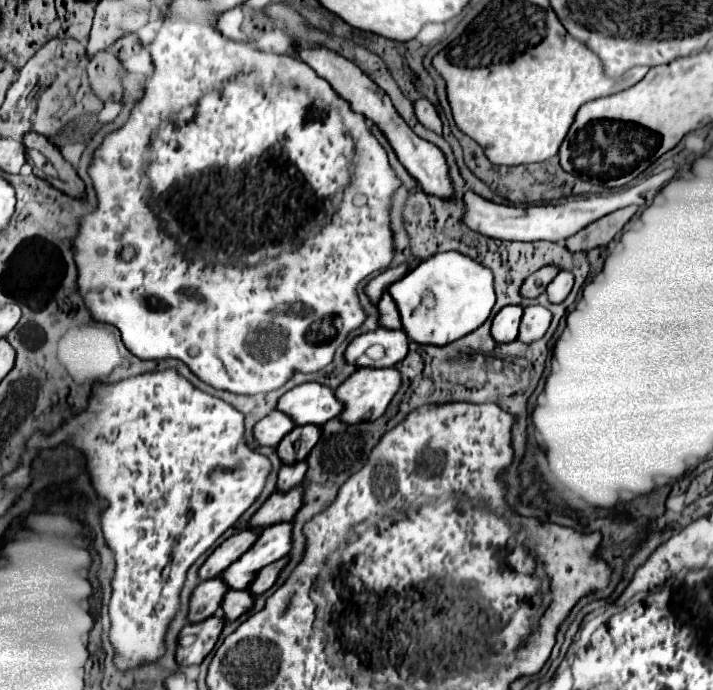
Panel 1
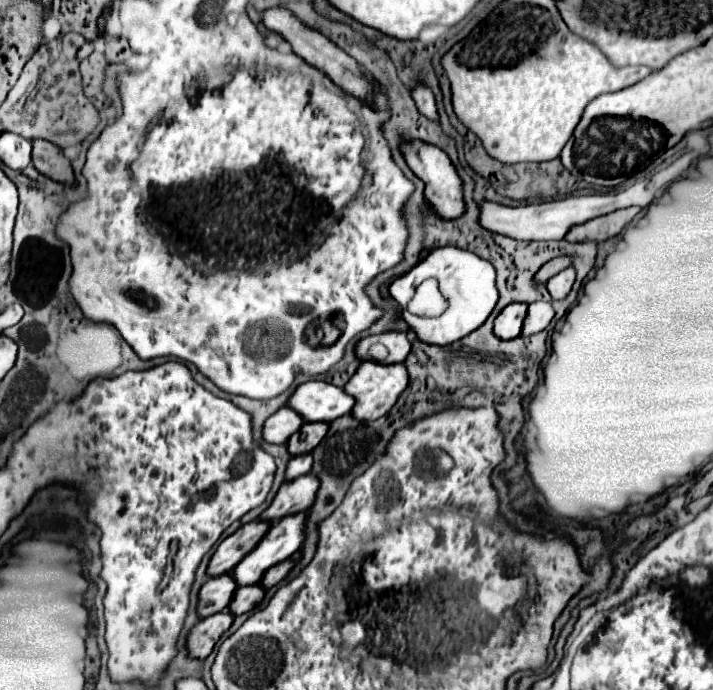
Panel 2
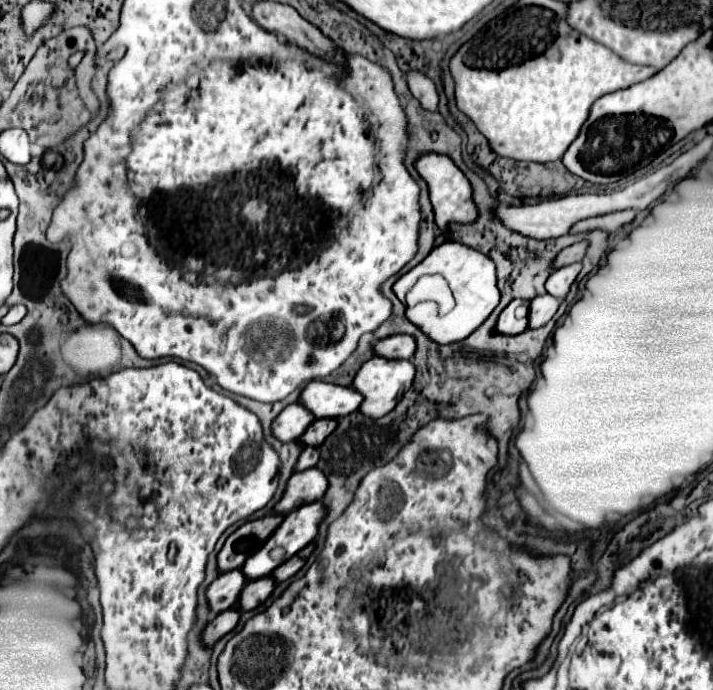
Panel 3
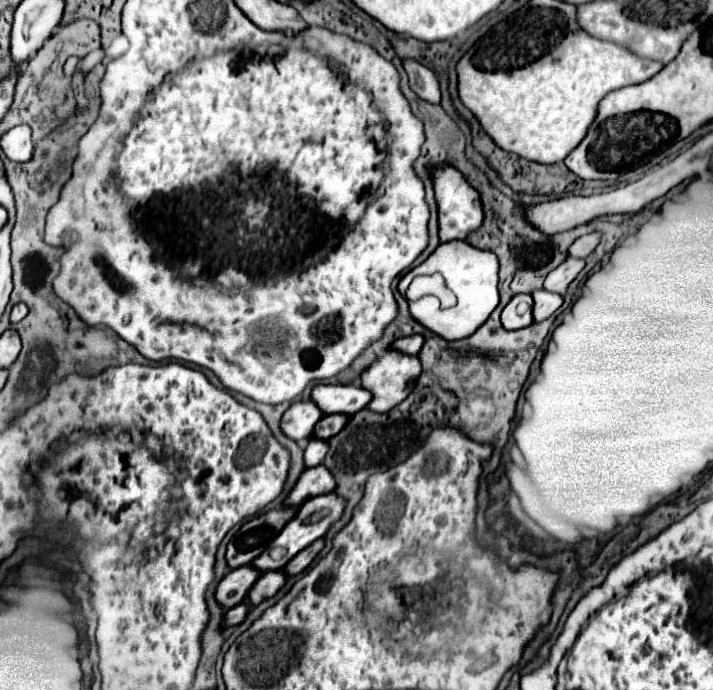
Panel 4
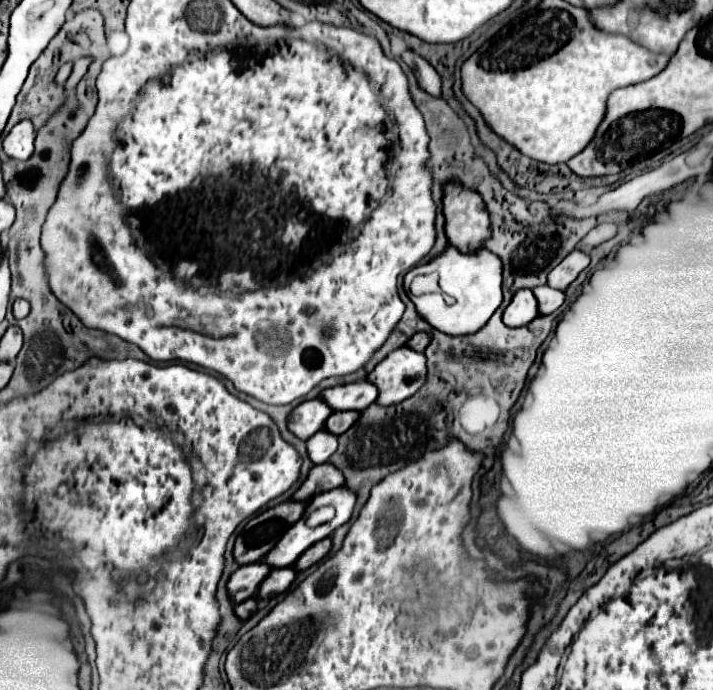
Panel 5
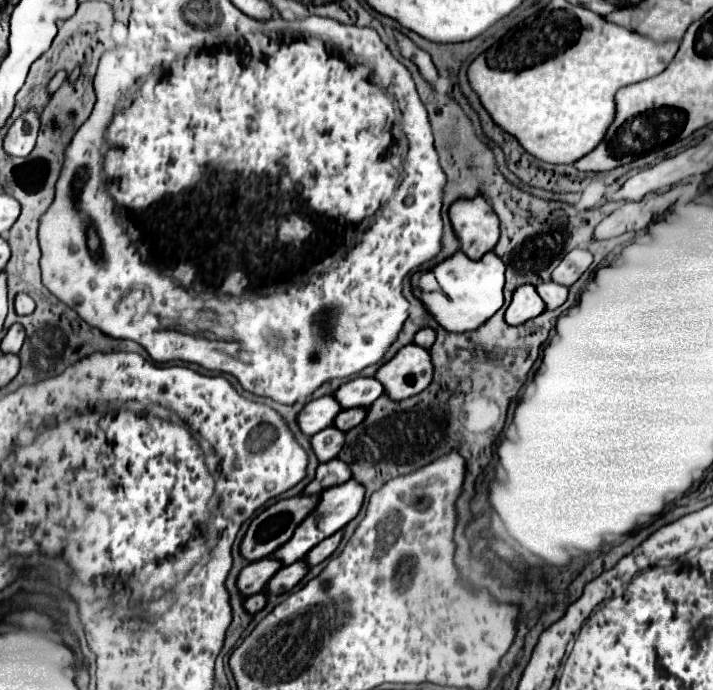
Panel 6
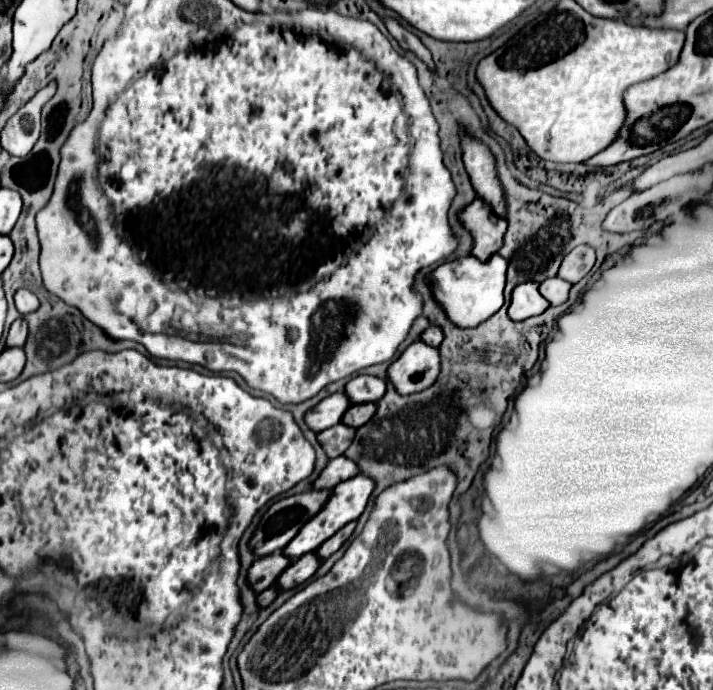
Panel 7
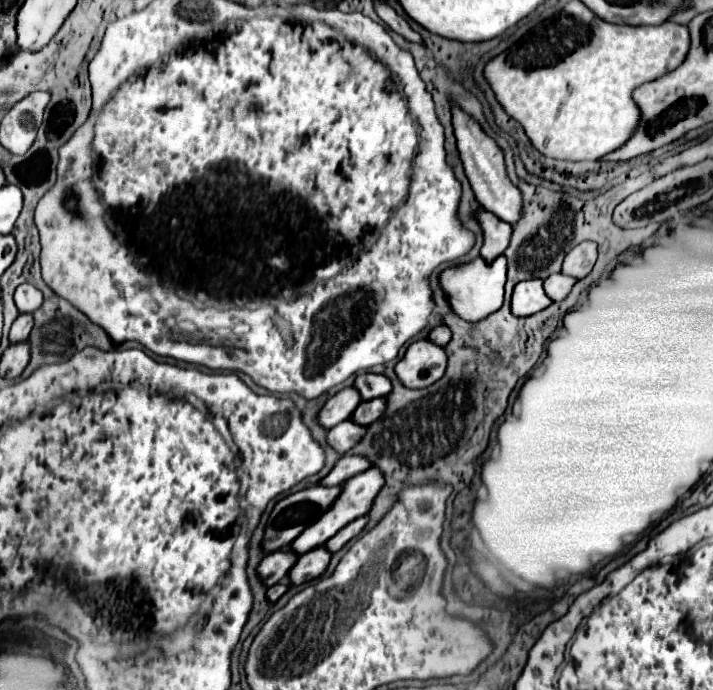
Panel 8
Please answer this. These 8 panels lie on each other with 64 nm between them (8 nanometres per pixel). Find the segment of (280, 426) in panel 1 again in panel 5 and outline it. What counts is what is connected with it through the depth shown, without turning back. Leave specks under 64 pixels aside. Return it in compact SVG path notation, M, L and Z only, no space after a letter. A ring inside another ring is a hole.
M306 400L300 406L294 408L294 412L288 418L288 428L302 440L308 440L310 436L314 436L318 430L324 428L328 416L334 410L322 400Z

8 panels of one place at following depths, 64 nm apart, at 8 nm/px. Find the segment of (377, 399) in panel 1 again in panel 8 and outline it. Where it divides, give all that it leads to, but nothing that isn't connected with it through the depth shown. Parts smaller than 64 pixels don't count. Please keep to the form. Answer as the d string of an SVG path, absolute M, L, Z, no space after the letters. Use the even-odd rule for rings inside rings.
M416 340L394 370L408 388L426 388L444 376L446 364L448 356L442 346L430 340Z

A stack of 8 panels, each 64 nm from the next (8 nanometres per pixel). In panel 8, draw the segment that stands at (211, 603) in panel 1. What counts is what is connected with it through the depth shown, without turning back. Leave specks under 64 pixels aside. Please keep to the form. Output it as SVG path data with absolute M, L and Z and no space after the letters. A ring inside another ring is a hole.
M292 548L270 552L260 562L258 574L264 578L266 586L274 586L274 584L278 584L280 580L284 580L288 576L288 572L296 564L296 560L298 560L298 554Z

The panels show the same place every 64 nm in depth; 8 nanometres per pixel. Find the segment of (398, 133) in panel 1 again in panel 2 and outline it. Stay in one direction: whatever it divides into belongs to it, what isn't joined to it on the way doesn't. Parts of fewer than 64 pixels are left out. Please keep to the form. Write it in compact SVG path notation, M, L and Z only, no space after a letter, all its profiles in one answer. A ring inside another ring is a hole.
M268 8L262 12L262 22L270 32L276 32L280 36L284 36L284 40L292 46L292 50L302 56L306 62L310 62L316 68L322 68L340 88L344 88L344 92L352 92L352 96L364 96L364 92L368 92L368 84L364 84L364 76L360 76L360 68L358 62L352 60L352 56L348 56L342 48L338 48L332 40L328 40L326 36L322 36L320 32L316 32L314 28L306 26L302 20L298 20L290 10L286 8ZM406 144L402 150L404 150L404 156L406 156L406 162L408 162L410 170L420 180L426 182L424 194L426 194L426 200L436 210L436 214L444 220L454 220L454 218L464 216L464 212L466 212L466 202L464 202L464 192L462 192L464 182L458 176L456 168L450 162L450 158L446 156L446 152L442 152L436 146L428 146L428 144Z

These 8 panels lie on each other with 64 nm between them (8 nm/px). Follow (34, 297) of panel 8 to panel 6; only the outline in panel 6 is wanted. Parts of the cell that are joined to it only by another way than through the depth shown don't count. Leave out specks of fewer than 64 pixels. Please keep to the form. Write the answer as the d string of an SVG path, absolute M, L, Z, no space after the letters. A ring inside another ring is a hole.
M20 292L16 296L14 304L16 304L16 314L32 314L34 308L36 308L36 302L28 294L24 294L24 292Z

